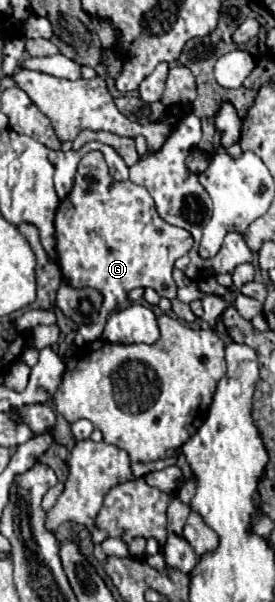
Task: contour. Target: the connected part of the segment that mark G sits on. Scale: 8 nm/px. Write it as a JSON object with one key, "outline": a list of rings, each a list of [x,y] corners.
{"outline":[[[92,150],[80,160],[74,188],[68,198],[60,202],[56,214],[58,266],[72,286],[92,286],[100,290],[104,294],[102,310],[110,312],[126,302],[130,290],[150,286],[172,302],[174,314],[180,320],[194,322],[196,316],[190,306],[176,298],[176,284],[172,280],[176,258],[184,256],[190,248],[190,232],[164,222],[144,186],[132,184],[130,180],[116,182],[108,172],[102,152]]]}

